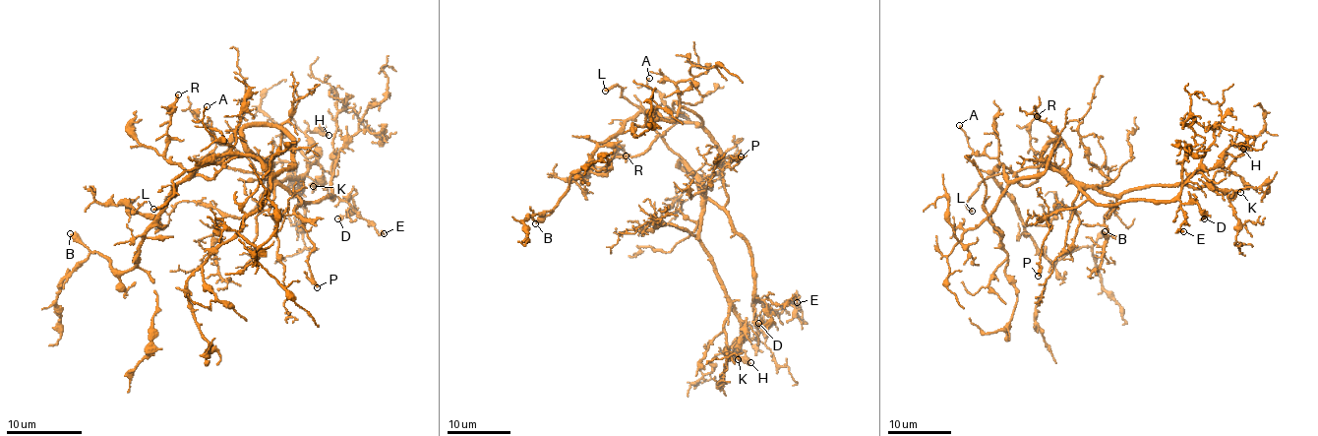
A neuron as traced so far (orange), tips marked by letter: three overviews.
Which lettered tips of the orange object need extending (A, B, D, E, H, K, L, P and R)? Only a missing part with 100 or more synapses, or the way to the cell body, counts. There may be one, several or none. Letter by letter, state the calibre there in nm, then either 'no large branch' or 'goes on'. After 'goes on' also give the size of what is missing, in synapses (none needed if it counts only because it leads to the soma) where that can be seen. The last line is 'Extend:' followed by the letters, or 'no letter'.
A: 130 nm thick; no large branch
B: 400 nm thick; no large branch
D: 180 nm thick; no large branch
E: 120 nm thick; no large branch
H: 360 nm thick; no large branch
K: 110 nm thick; no large branch
L: 240 nm thick; goes on
P: 320 nm thick; no large branch
R: 160 nm thick; no large branch
Extend: L

